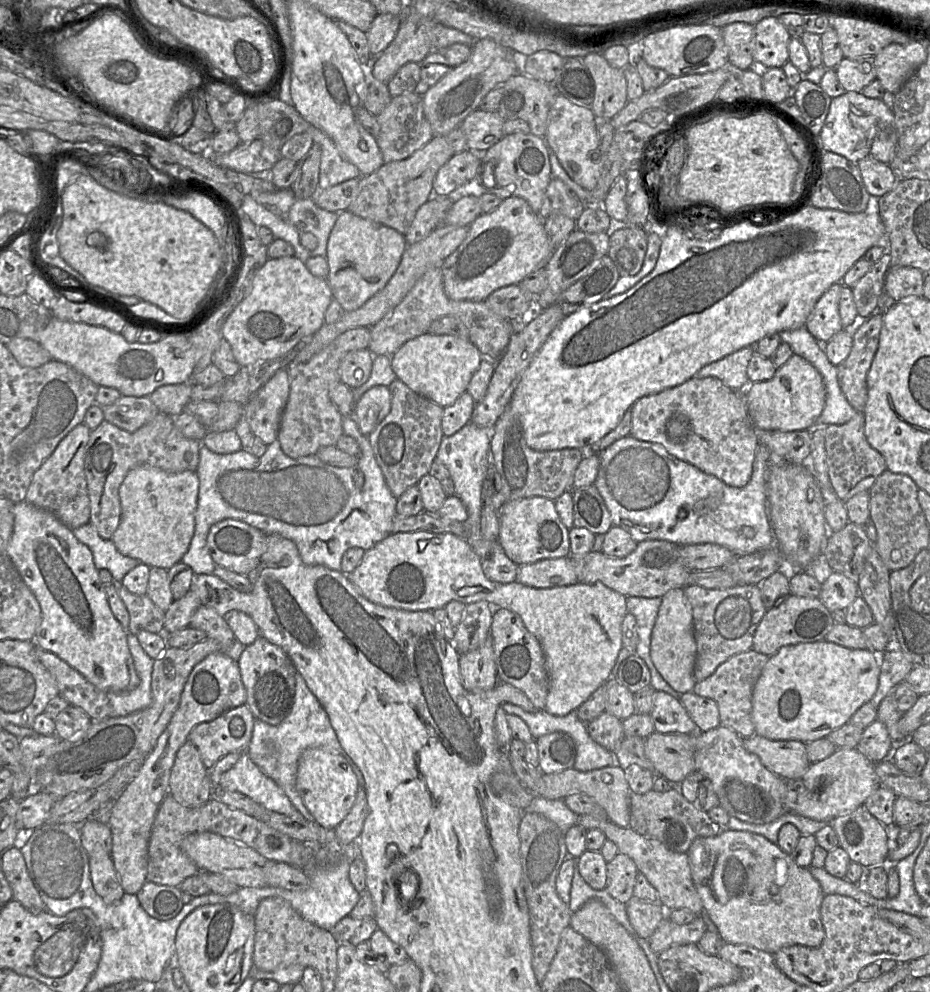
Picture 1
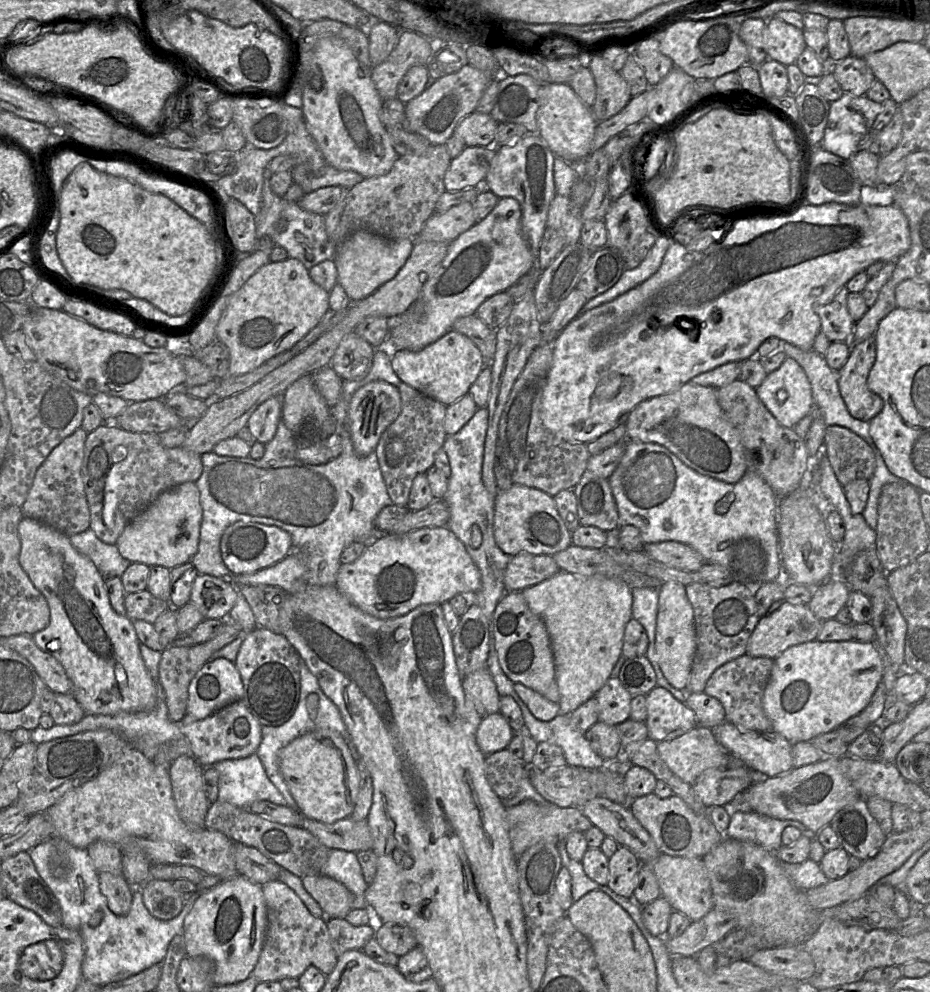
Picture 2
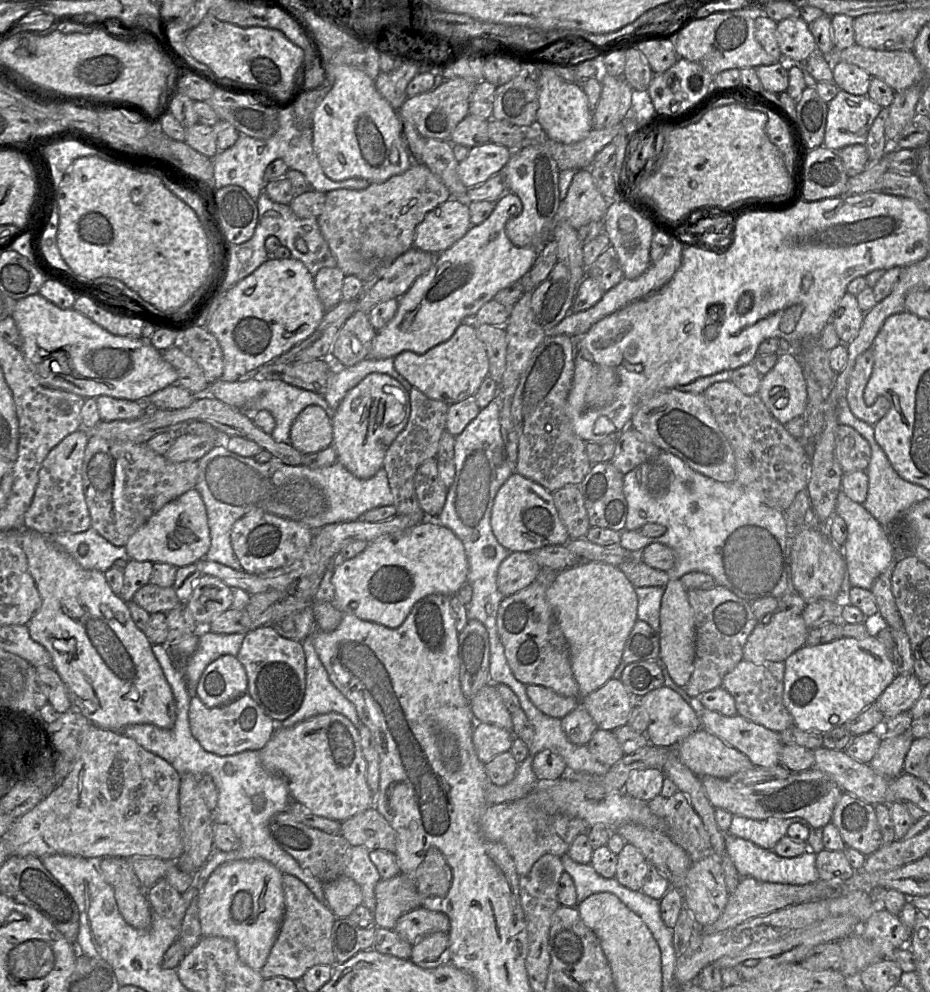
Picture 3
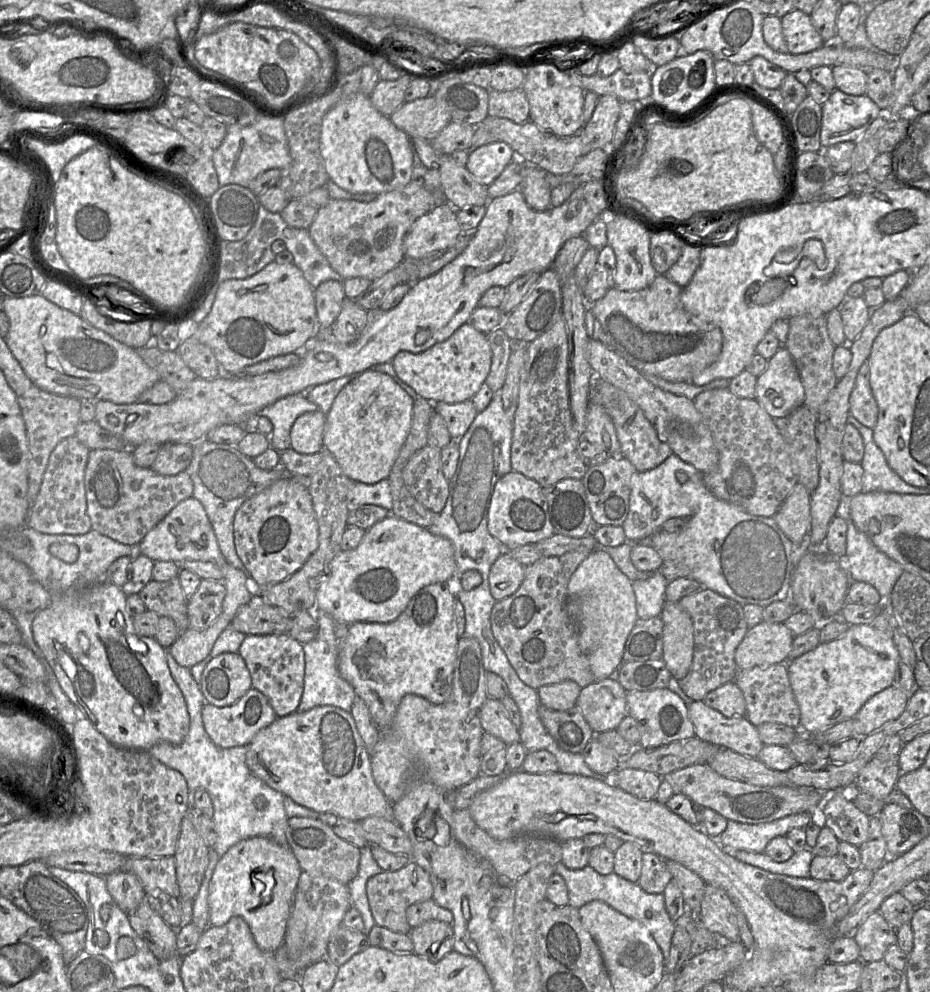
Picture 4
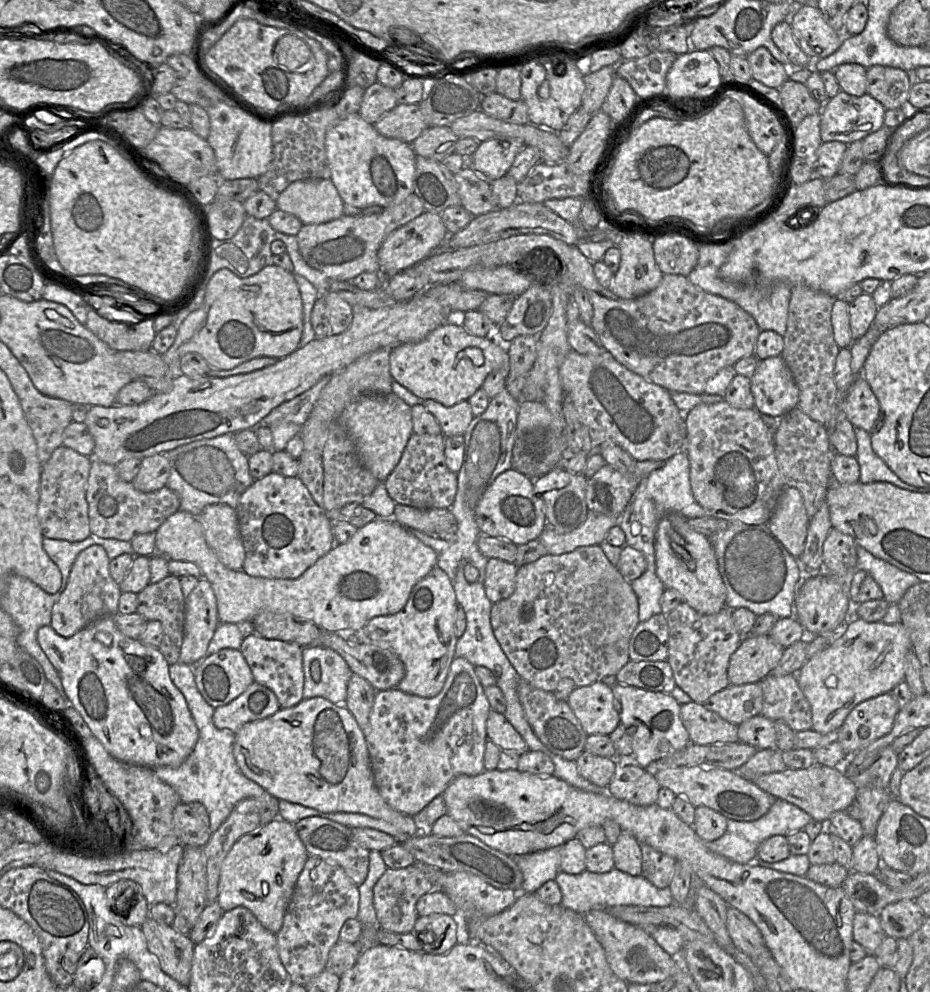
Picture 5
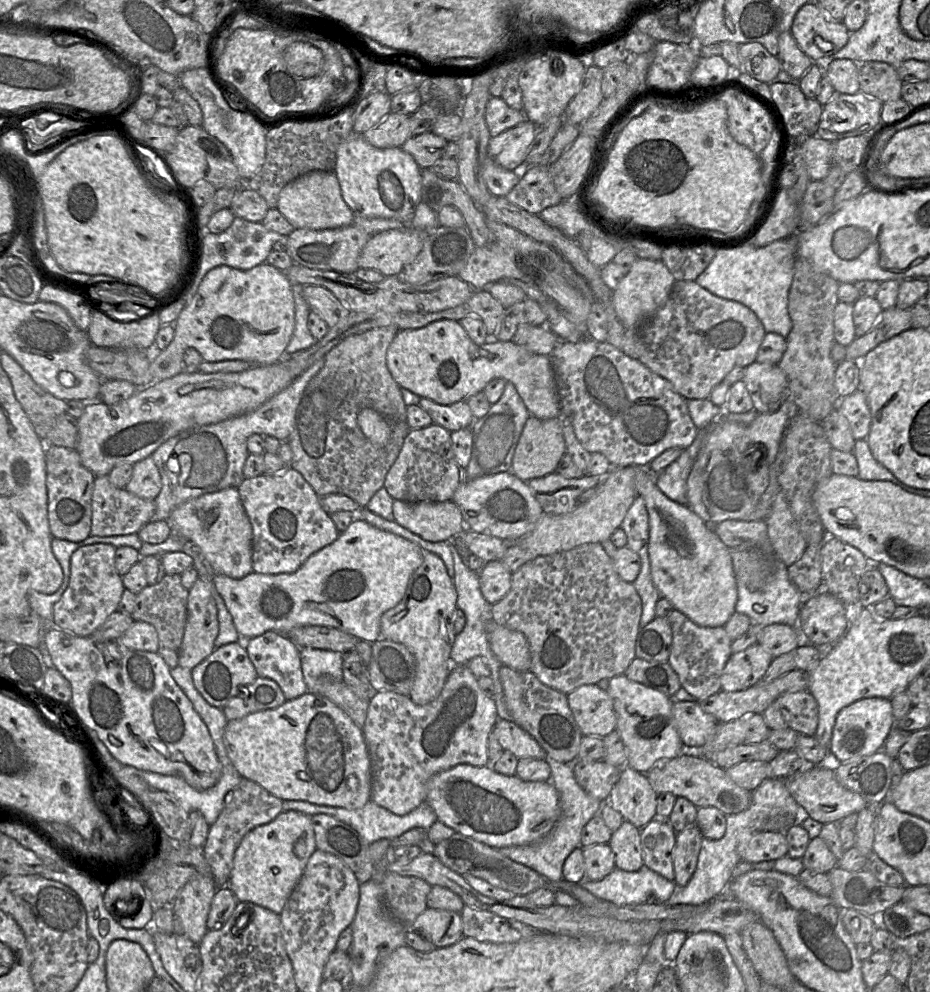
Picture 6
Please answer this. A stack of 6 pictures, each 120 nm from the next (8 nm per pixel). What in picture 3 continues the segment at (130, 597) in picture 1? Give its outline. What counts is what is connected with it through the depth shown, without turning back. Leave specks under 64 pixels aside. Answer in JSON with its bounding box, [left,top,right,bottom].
[132,583,182,614]

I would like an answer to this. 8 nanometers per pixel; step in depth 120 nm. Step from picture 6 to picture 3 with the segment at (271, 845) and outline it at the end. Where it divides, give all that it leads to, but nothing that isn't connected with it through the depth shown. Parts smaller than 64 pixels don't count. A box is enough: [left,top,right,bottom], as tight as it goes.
[198,858,285,971]

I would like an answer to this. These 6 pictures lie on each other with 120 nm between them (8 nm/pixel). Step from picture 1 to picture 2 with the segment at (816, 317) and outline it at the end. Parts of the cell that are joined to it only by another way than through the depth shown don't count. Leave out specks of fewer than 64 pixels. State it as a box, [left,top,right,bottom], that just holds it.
[814,287,855,342]

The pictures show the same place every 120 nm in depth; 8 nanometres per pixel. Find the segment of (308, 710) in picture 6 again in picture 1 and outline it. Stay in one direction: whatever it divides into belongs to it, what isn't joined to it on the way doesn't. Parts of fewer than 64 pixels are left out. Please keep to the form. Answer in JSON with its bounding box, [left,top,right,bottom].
[296,748,358,829]

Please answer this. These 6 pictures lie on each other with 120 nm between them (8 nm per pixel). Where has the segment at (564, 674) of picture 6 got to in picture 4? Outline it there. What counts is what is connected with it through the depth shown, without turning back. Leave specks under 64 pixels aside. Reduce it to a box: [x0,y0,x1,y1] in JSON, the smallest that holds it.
[492,547,596,690]

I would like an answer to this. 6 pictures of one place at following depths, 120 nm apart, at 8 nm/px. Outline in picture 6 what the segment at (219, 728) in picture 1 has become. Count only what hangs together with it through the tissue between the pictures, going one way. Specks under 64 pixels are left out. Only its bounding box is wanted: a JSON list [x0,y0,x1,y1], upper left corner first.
[222,676,285,721]

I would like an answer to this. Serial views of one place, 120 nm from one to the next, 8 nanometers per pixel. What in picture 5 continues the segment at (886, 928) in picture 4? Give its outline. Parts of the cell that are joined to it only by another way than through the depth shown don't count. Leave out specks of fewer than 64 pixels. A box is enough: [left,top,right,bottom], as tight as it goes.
[853,911,886,955]

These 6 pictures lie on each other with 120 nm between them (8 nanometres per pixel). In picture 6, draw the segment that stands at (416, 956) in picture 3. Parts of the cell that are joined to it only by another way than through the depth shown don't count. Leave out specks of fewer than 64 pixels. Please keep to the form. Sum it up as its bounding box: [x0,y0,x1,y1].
[410,908,463,948]

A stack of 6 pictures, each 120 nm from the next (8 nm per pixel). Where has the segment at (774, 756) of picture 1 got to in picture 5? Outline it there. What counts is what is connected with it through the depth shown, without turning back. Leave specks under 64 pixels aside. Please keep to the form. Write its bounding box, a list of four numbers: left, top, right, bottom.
[679,703,739,745]

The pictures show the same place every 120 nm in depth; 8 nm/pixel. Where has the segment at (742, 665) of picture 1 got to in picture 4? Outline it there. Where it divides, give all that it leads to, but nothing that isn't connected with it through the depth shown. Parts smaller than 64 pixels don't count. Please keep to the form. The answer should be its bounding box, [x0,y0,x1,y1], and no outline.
[734,663,800,728]

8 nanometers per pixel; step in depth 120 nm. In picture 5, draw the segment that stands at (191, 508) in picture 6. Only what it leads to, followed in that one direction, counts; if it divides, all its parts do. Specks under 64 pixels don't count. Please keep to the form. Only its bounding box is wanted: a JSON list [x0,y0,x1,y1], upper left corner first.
[198,504,245,570]

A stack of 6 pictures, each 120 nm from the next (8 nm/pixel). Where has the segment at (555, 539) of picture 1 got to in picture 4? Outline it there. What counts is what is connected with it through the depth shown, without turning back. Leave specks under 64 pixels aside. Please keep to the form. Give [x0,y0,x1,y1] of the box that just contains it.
[488,471,555,550]

